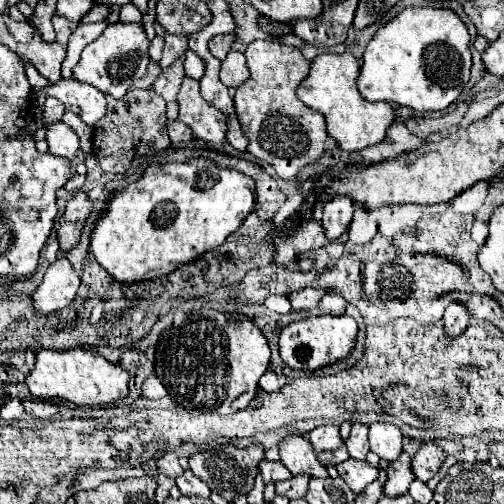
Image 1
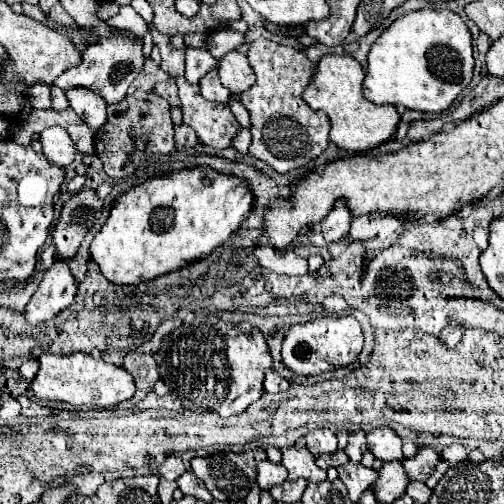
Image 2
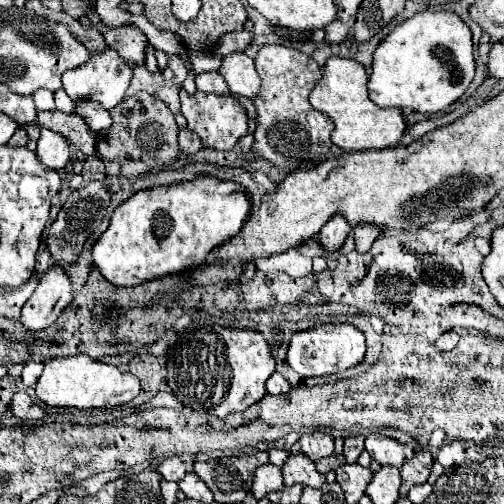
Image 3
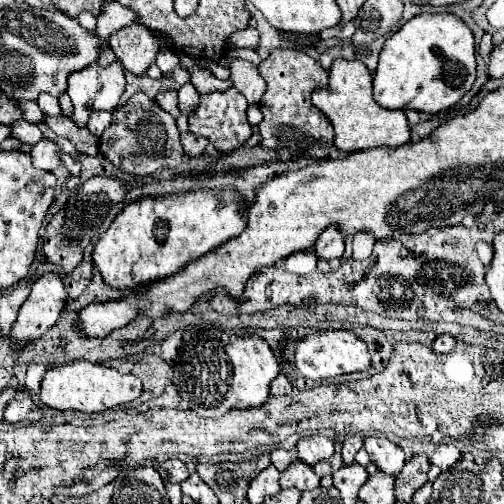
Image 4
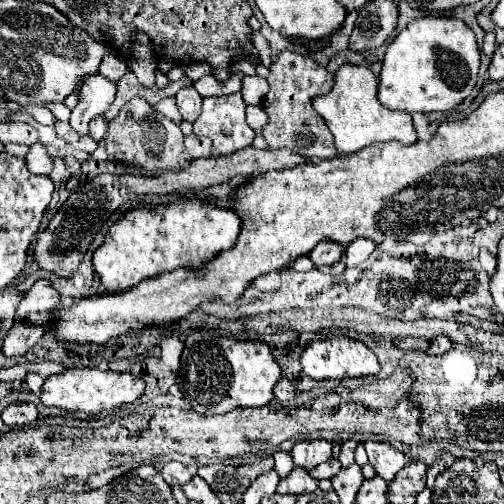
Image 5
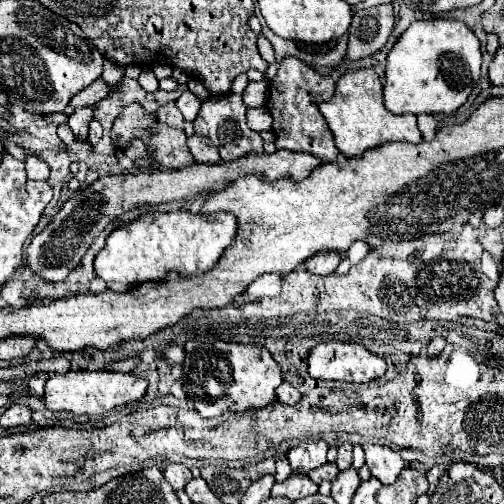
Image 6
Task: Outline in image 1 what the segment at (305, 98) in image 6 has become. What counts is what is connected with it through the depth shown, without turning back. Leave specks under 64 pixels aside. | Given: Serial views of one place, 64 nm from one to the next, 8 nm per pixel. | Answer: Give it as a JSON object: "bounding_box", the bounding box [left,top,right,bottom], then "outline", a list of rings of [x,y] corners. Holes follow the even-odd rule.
{"bounding_box":[234,40,326,180],"outline":[[[256,40],[246,48],[250,78],[234,96],[236,116],[248,138],[248,152],[274,166],[282,180],[296,180],[300,170],[316,162],[324,152],[326,122],[324,116],[296,98],[296,88],[308,76],[310,62],[294,46],[282,46],[272,40]]]}

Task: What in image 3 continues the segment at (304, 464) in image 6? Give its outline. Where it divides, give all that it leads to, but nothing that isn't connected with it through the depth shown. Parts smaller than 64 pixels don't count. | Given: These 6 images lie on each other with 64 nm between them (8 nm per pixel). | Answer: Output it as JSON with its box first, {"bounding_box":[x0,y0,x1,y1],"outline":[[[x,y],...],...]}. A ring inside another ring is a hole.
{"bounding_box":[300,432,334,460],"outline":[[[312,432],[312,434],[302,434],[300,438],[300,450],[310,458],[310,460],[320,460],[324,456],[334,454],[334,438],[326,432]]]}

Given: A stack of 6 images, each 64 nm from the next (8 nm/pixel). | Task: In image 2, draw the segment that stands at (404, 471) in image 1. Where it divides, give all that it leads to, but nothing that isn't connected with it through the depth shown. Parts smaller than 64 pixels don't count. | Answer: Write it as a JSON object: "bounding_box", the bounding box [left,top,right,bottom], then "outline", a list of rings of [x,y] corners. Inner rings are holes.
{"bounding_box":[374,462,410,502],"outline":[[[386,462],[380,470],[378,480],[374,482],[374,492],[380,502],[394,502],[406,492],[406,486],[410,484],[408,474],[402,468],[400,462]]]}

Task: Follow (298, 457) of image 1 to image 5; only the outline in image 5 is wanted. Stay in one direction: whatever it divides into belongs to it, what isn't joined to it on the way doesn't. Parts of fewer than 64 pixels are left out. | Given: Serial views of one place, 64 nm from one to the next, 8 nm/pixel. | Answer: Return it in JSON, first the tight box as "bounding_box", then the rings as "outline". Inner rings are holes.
{"bounding_box":[278,468,318,494],"outline":[[[294,468],[286,478],[280,480],[278,484],[278,492],[280,494],[308,494],[308,492],[314,492],[318,488],[318,480],[310,476],[310,472],[306,472],[304,468]]]}

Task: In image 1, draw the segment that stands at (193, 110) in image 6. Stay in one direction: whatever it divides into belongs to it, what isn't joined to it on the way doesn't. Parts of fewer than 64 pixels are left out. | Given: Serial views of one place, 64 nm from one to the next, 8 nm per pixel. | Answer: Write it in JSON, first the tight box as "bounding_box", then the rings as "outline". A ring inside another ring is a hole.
{"bounding_box":[184,49,204,80],"outline":[[[190,49],[186,50],[185,53],[184,70],[185,74],[188,74],[190,78],[194,78],[194,80],[200,80],[202,74],[204,74],[202,58],[198,58]]]}

